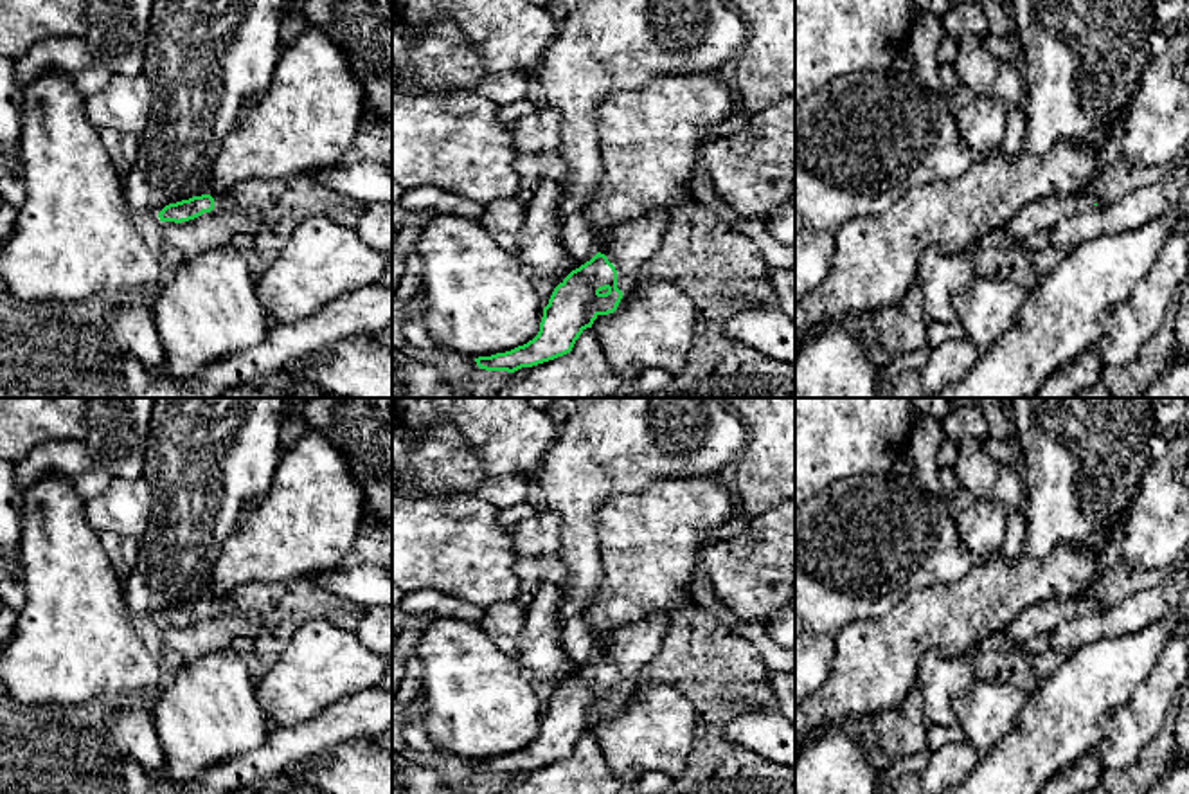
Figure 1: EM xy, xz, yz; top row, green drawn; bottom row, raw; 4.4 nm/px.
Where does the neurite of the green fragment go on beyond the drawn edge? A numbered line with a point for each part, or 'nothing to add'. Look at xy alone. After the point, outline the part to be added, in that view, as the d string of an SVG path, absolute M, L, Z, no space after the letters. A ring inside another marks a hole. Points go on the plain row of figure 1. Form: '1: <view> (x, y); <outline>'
1: xy (223, 605); M227 596L227 598L221 598L214 603L214 612L218 614L234 614L236 609L234 609L234 603L232 600Z

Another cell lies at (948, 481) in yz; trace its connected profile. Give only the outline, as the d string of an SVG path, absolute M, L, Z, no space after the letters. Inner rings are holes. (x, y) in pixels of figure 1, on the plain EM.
M939 468L937 477L939 477L939 483L941 483L943 495L946 499L950 499L957 492L961 492L962 486L957 481L953 468Z

